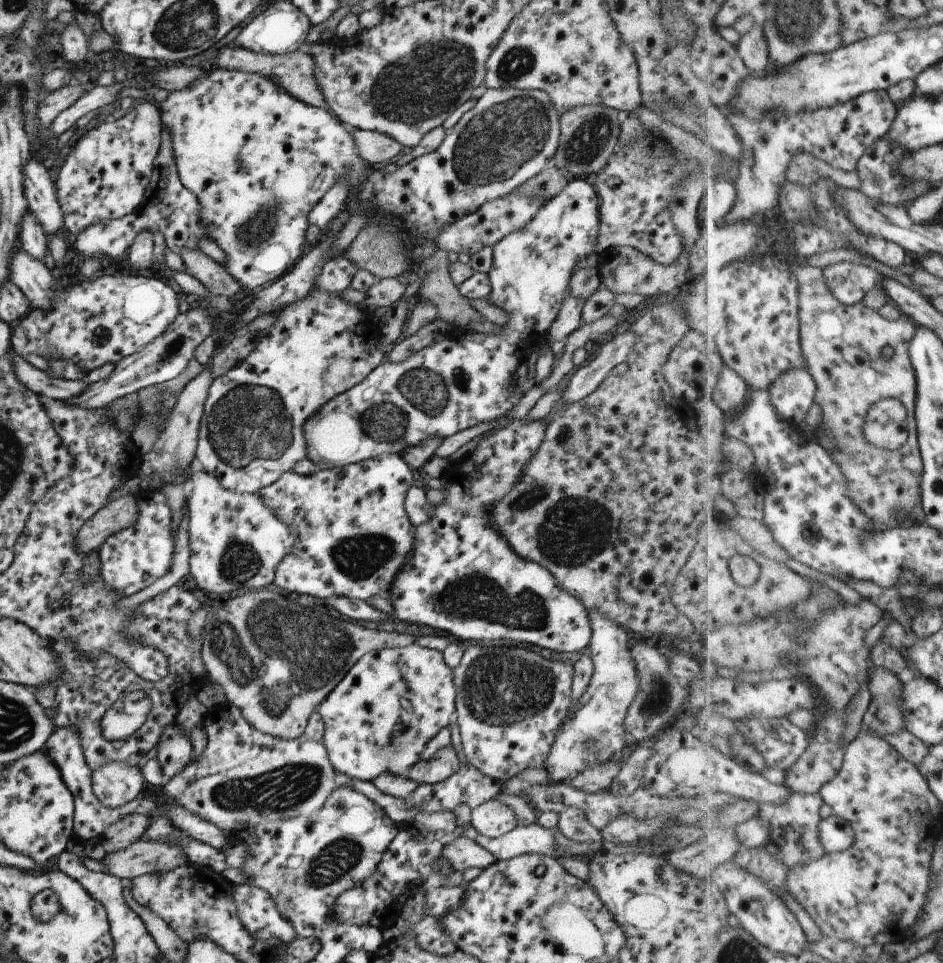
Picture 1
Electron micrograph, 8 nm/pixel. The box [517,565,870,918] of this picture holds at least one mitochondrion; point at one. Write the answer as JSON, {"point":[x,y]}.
{"point":[590,745]}

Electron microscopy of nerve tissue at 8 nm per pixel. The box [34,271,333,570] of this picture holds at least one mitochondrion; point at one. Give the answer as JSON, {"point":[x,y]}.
{"point":[249,425]}

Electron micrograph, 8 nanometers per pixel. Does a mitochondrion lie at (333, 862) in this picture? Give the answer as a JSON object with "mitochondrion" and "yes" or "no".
{"mitochondrion":"yes"}

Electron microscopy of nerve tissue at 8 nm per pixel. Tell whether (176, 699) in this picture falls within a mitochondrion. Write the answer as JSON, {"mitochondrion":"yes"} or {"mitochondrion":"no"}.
{"mitochondrion":"no"}

